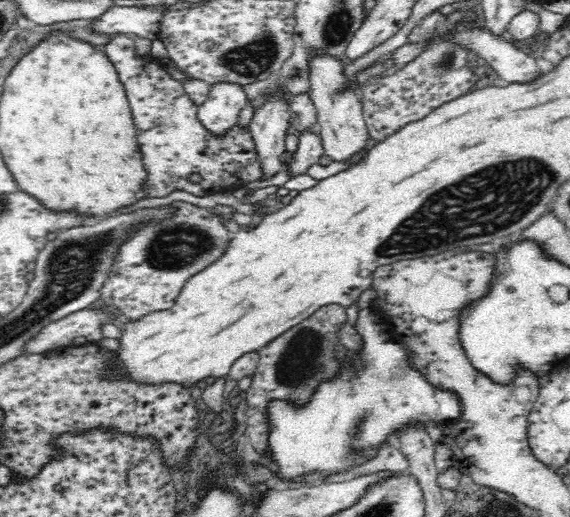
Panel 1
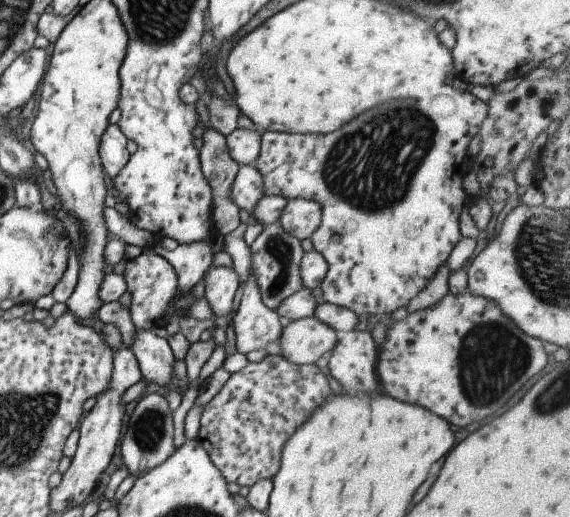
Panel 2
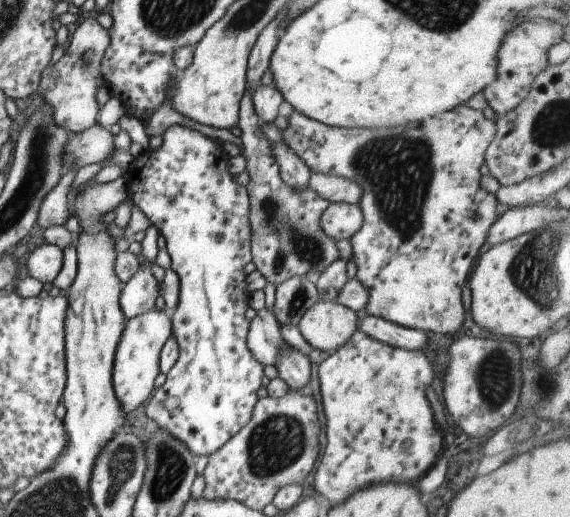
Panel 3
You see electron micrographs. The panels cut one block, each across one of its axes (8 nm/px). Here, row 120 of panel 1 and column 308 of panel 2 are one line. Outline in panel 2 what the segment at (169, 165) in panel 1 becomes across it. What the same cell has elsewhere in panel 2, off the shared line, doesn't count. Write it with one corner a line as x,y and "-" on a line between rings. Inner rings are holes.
452,85
437,87
431,98
421,100
389,100
365,114
359,114
339,130
331,134
303,134
278,133
262,131
260,134
260,149
253,165
262,176
264,194
280,196
284,199
307,199
316,202
321,207
319,226
309,235
312,250
318,252
326,262
326,273
322,276
318,286
321,289
320,298
329,304
349,309
356,316
377,316
377,314
392,315
395,310
407,306
408,300
419,292
425,283
433,276
440,264
446,262
453,245
461,236
457,224
457,217
461,207
469,207
474,198
469,197
462,189
463,177
472,171
472,160
467,156
467,144
478,133
480,124
486,117
488,106
469,92
454,88

